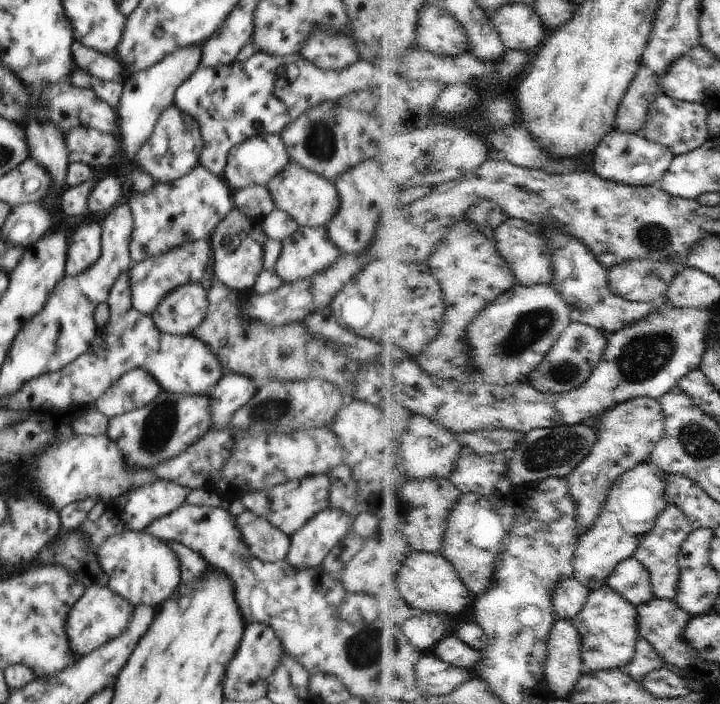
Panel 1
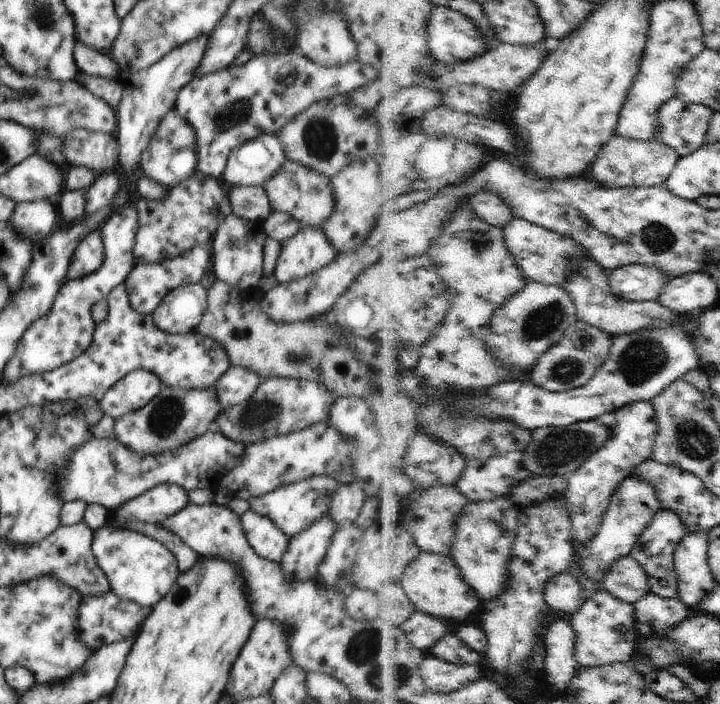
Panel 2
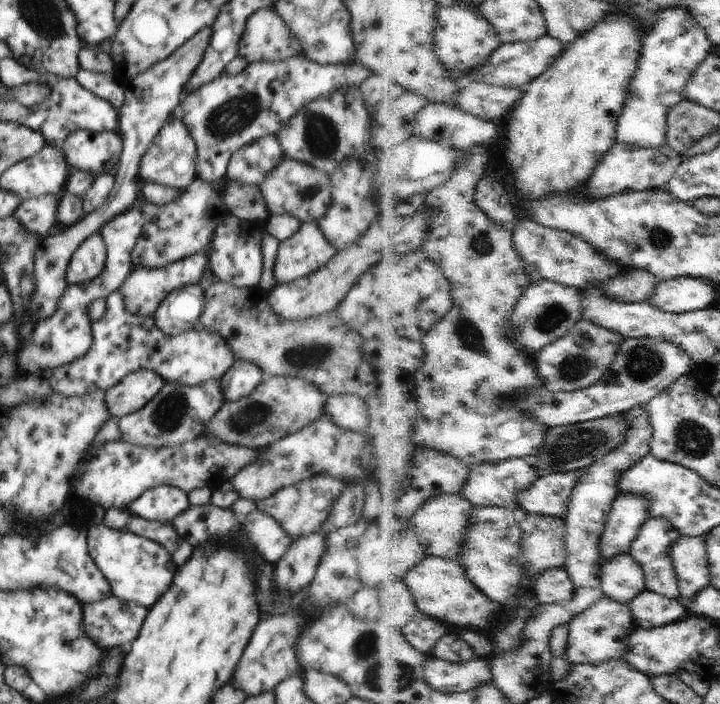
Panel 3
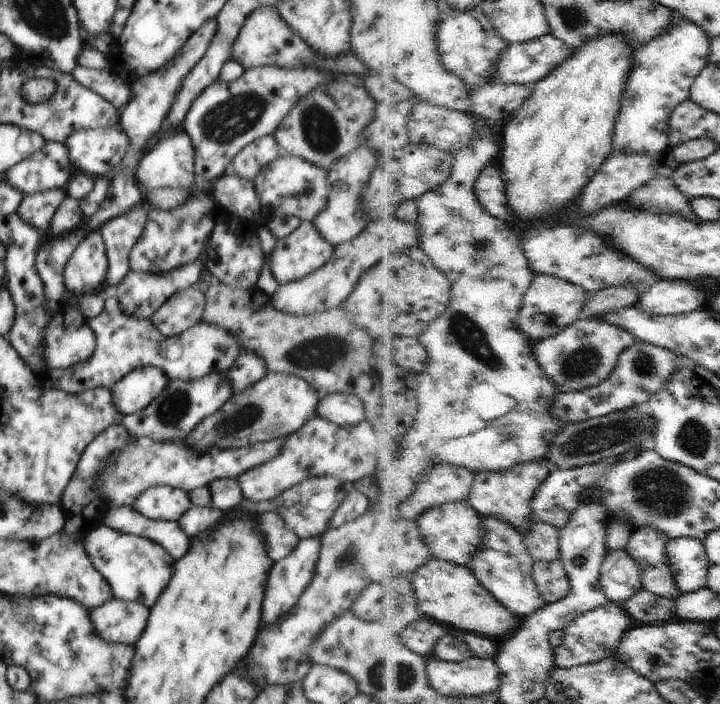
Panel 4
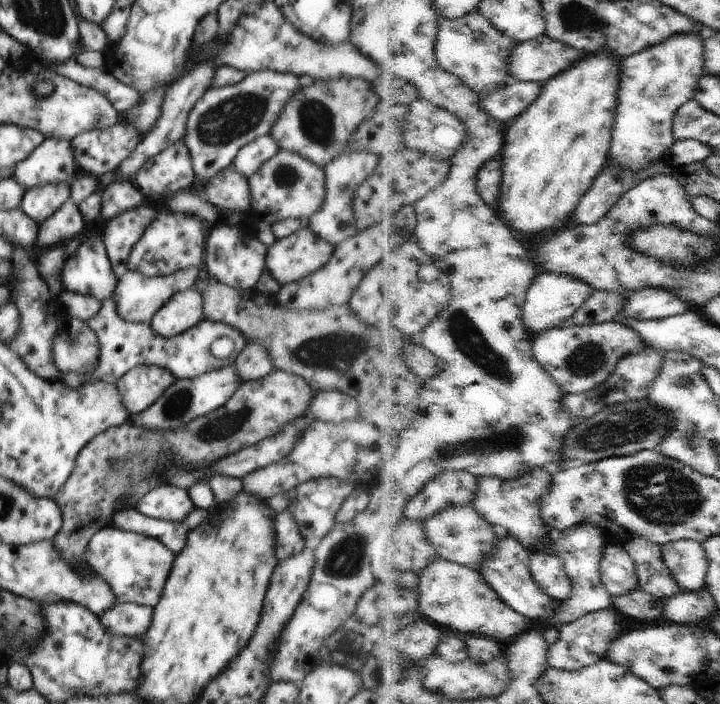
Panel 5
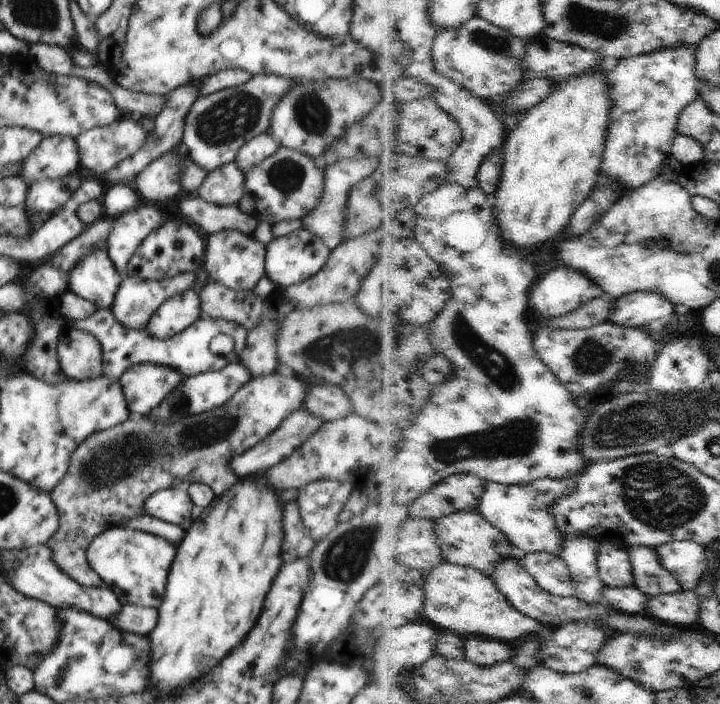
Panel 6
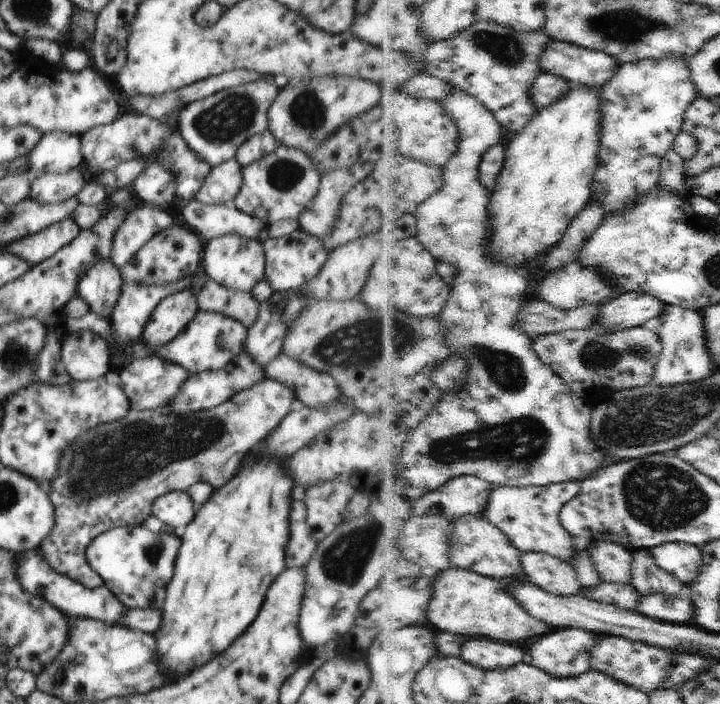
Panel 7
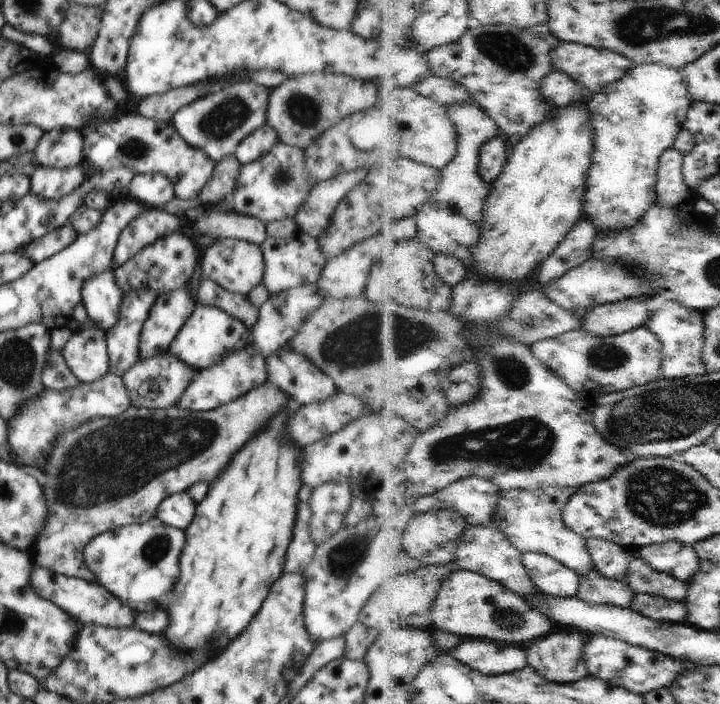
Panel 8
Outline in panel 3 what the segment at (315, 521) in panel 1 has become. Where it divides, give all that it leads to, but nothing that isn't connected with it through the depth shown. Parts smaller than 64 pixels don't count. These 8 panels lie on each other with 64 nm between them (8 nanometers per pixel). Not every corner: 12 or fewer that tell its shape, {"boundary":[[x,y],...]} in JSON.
{"boundary":[[324,530],[294,538],[276,564],[282,592],[314,578],[326,550]]}

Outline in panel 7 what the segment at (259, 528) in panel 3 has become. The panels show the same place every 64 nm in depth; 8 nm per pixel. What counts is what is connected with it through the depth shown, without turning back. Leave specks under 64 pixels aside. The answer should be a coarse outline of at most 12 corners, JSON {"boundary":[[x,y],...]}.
{"boundary":[[290,504],[286,566],[305,567],[316,550],[304,504]]}

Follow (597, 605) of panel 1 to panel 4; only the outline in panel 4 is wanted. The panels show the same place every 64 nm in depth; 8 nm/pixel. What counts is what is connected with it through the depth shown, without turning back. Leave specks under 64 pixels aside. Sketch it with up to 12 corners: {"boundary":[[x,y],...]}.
{"boundary":[[616,601],[584,614],[555,647],[556,667],[616,657],[634,624]]}

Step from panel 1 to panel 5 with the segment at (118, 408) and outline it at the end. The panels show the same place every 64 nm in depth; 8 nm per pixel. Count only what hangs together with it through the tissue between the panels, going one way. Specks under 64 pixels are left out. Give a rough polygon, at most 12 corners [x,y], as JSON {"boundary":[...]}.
{"boundary":[[159,366],[118,379],[129,414],[150,408],[176,382]]}

